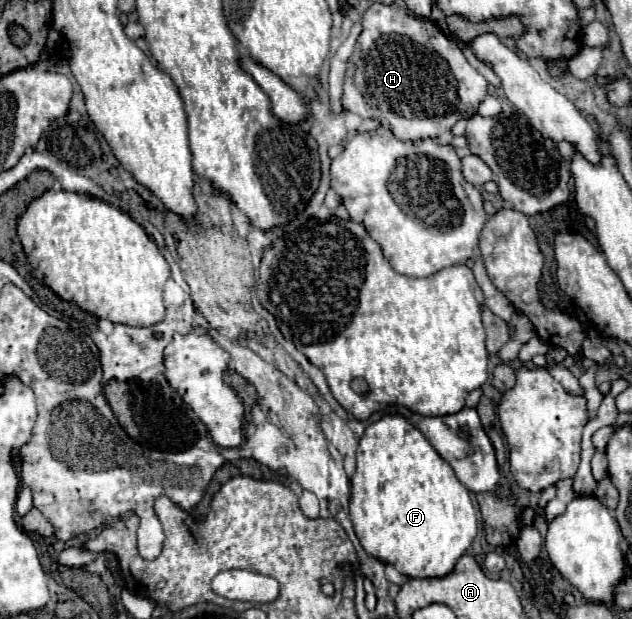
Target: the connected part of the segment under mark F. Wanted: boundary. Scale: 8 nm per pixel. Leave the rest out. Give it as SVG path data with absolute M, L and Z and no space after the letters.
M400 415L382 417L366 427L360 439L356 471L350 479L350 519L364 551L386 565L394 565L406 577L444 577L476 537L476 511L468 489L428 439Z

